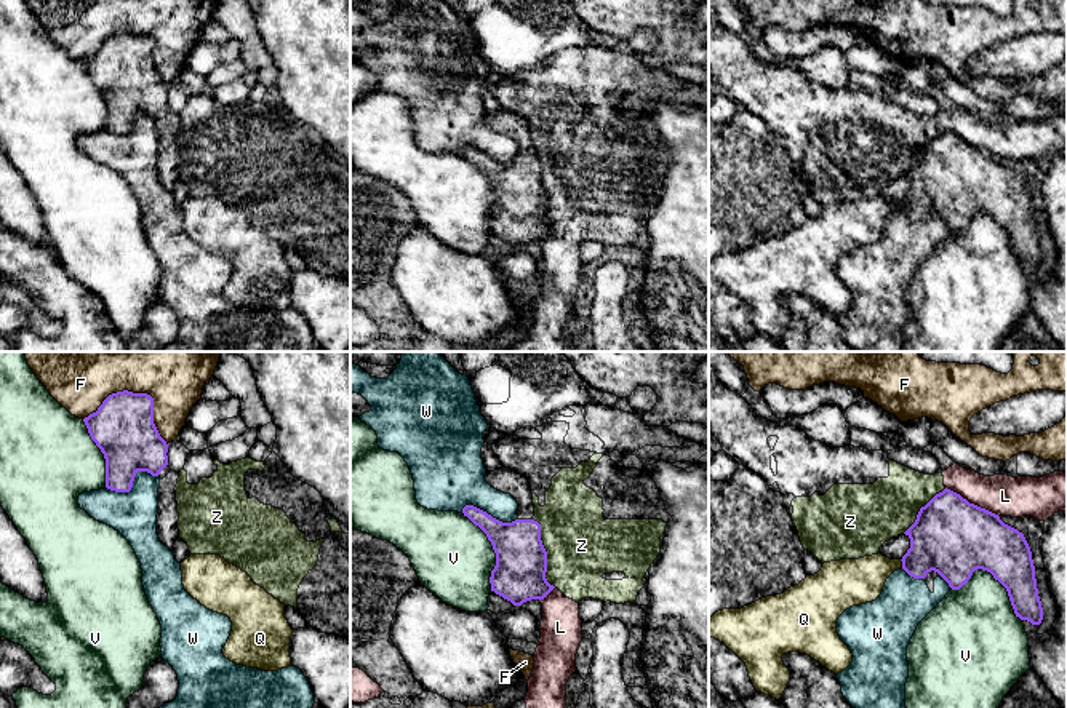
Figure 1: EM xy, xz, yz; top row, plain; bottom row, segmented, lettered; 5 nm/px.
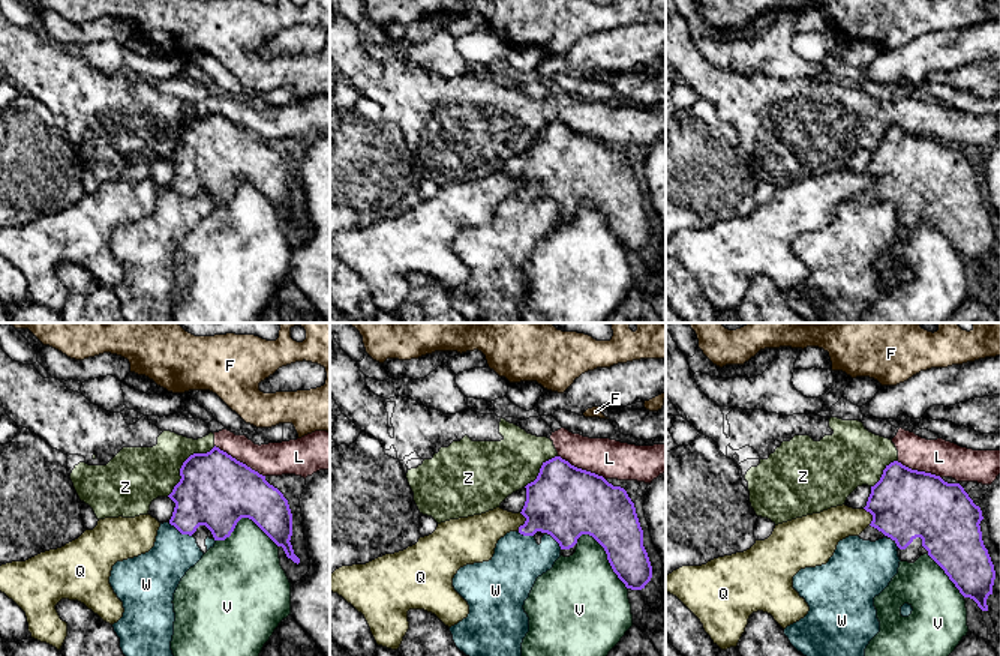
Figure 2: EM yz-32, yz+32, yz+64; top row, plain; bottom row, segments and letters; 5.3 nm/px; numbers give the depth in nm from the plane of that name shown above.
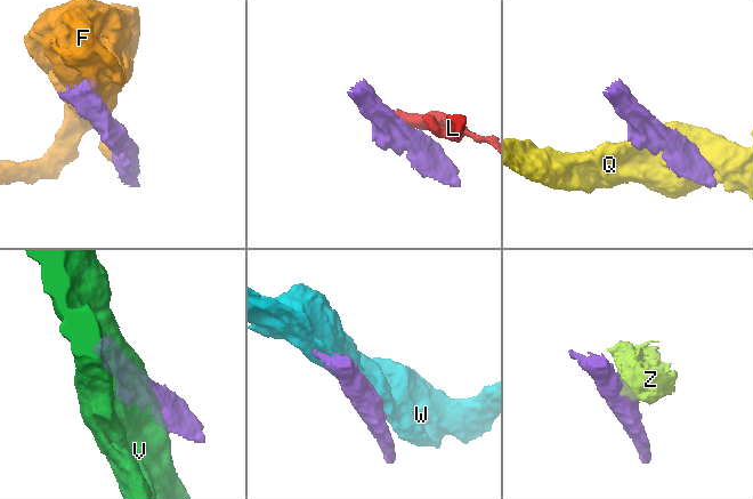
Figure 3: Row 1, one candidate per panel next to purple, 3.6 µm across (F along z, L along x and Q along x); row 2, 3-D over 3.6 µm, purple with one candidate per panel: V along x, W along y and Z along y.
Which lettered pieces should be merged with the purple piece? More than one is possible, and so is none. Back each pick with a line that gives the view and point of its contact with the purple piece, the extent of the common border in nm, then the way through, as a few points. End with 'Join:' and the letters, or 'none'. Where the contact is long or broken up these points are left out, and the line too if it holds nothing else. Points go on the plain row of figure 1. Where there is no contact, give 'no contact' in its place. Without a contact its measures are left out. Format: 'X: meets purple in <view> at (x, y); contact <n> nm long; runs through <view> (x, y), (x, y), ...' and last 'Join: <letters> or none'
Join: none

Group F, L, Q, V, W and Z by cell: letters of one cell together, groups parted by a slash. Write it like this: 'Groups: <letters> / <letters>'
Groups: F V / L Z / Q / W

